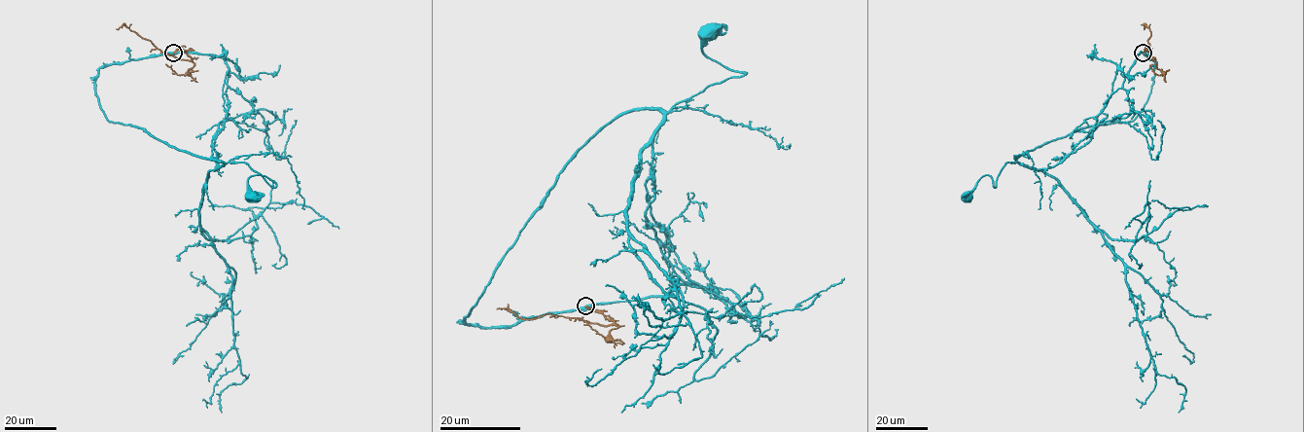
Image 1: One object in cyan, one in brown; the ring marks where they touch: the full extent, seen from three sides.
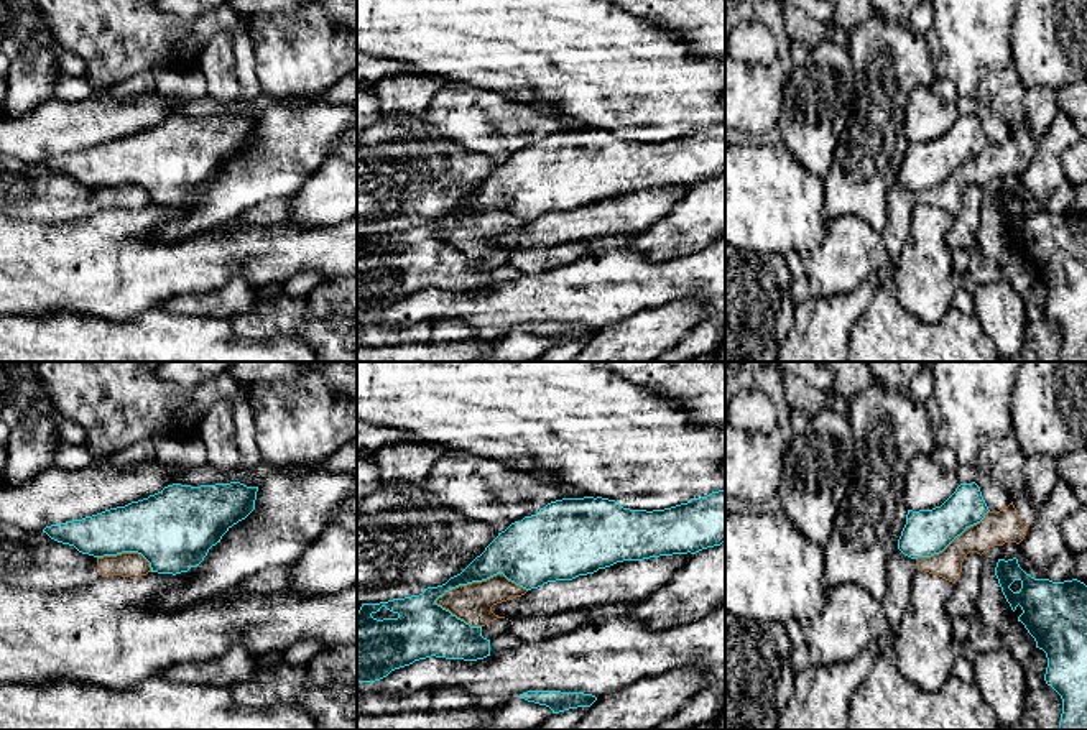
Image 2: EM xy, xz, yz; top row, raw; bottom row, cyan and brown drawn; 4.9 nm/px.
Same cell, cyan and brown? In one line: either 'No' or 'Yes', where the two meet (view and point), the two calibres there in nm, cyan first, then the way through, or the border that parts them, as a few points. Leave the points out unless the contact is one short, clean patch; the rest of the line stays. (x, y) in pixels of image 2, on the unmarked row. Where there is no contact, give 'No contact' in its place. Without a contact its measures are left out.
No. Touches cyan at xz (481, 212). Thickness 300 nm (cyan) against 190 nm

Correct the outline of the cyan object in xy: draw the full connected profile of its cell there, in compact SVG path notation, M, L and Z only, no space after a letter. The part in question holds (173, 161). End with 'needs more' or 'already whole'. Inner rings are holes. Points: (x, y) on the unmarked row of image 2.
M173 115L148 130L46 158L51 171L94 189L141 186L158 206L199 197L222 168L255 141L258 118Z; already whole

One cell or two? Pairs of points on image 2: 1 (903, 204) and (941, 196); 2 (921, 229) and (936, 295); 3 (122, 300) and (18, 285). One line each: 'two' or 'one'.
1: one
2: one
3: one

